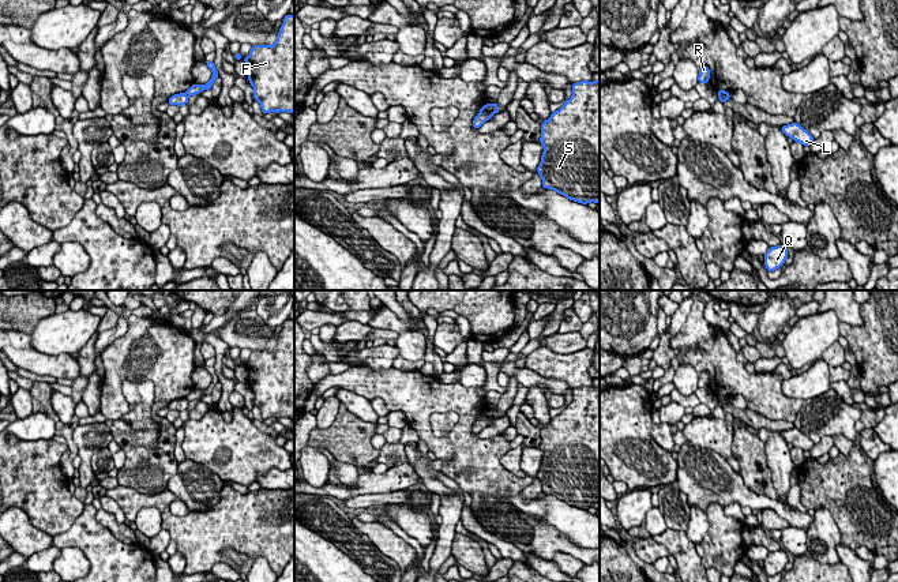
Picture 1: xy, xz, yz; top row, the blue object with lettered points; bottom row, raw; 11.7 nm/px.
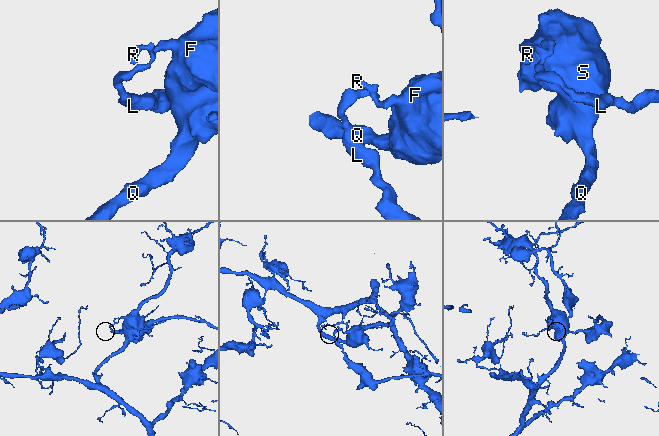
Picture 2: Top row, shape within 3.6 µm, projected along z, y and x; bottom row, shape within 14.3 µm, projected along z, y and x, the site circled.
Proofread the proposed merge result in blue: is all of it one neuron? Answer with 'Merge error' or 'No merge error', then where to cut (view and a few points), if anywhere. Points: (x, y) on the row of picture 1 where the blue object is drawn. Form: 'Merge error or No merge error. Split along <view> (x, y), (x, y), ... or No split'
Merge error. Split along xy (186, 92), (188, 96)

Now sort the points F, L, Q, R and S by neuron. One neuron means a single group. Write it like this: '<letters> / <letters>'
F Q R S / L

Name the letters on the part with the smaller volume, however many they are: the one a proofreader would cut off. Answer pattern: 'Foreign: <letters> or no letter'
Foreign: L

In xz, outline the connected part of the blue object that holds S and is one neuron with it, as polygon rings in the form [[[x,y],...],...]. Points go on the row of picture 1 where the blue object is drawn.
[[[600,80],[572,83],[572,97],[541,123],[540,143],[544,146],[537,173],[542,188],[570,200],[600,203]]]

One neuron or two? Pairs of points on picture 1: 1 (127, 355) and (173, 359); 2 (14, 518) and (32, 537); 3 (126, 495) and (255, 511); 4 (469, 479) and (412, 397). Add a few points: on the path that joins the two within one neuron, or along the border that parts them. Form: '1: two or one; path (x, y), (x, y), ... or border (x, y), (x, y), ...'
1: one; path (138, 355), (162, 355)
2: one; path (17, 522), (27, 533)
3: one; path (158, 503), (176, 524), (222, 524)
4: one; path (454, 458), (424, 431), (419, 417)

